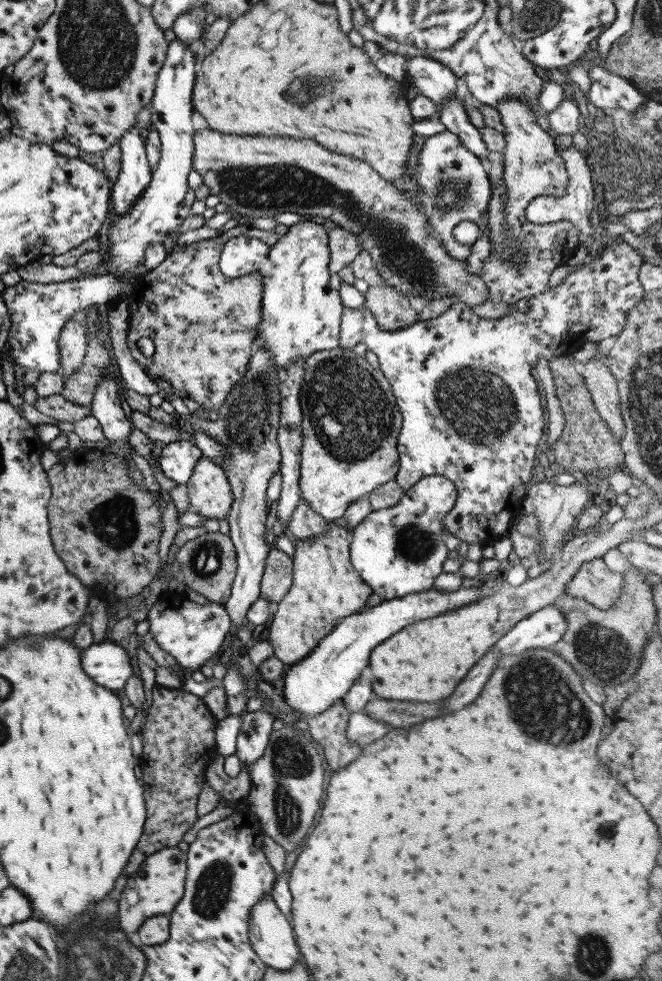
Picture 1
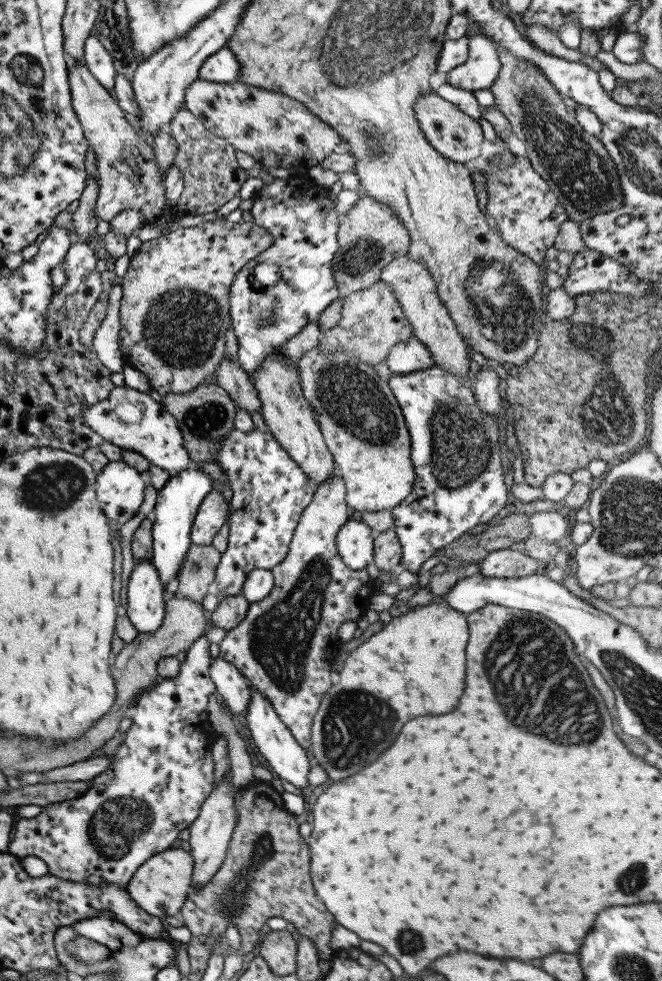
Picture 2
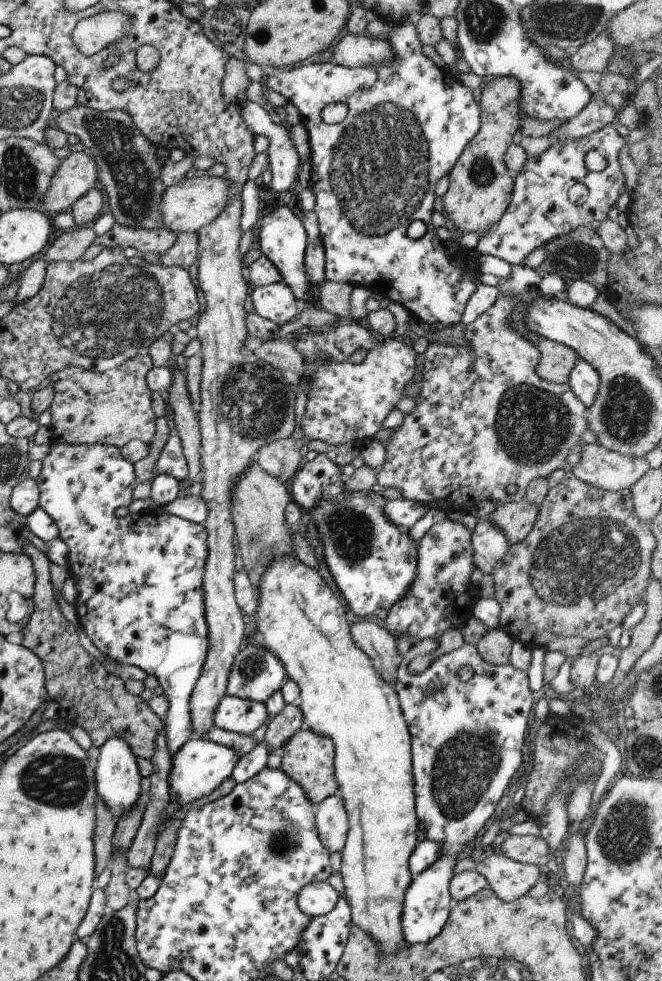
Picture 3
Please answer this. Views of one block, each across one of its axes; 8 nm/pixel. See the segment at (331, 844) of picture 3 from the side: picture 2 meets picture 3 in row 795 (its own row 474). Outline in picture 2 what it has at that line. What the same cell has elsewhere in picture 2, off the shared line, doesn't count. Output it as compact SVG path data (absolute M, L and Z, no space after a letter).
M336 471L333 474L333 478L330 478L322 485L318 485L316 492L314 492L314 500L312 500L309 506L304 509L298 524L296 524L286 558L271 570L274 577L274 586L272 587L270 594L260 602L251 603L245 619L240 622L236 628L232 628L232 630L226 632L226 636L219 644L220 654L218 654L218 657L224 658L224 660L232 663L248 680L248 684L250 684L250 686L253 686L253 688L256 688L261 694L264 694L264 696L270 699L274 711L279 715L278 717L280 717L280 720L284 722L288 729L290 729L290 732L294 735L294 739L305 750L308 750L308 748L311 747L310 738L312 720L314 720L314 717L316 717L316 714L318 713L322 699L324 699L328 690L333 686L331 680L332 673L330 669L334 661L334 657L339 651L338 648L342 644L342 642L338 640L338 628L340 628L344 622L357 622L360 620L360 618L362 618L362 614L370 608L370 597L374 594L374 581L370 578L368 570L353 571L351 568L348 568L341 559L337 549L337 532L350 520L350 518L354 516L347 505L346 495L347 490L344 482Z

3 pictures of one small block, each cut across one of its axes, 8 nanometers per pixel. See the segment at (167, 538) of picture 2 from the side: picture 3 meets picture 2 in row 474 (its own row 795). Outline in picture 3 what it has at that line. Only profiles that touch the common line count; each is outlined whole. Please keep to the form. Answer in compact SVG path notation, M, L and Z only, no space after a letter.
M196 736L186 741L178 753L171 758L171 775L169 785L172 801L184 807L196 799L209 796L216 788L221 788L224 782L233 774L240 757L233 749L219 745L208 739L198 739Z

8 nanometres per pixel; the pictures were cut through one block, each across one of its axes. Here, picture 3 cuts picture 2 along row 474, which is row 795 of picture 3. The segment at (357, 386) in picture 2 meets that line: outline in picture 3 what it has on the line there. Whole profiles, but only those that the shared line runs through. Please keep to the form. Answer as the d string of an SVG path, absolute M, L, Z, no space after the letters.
M274 557L265 566L262 578L260 578L259 582L259 603L254 611L253 618L255 619L255 633L251 637L253 642L277 655L286 671L287 679L292 679L299 686L300 698L298 699L298 707L303 714L304 727L330 737L335 744L334 775L336 783L338 784L337 793L343 799L349 821L346 843L340 853L341 868L339 872L342 873L344 889L346 889L344 890L344 894L346 894L345 900L351 907L352 924L356 924L361 930L370 934L381 947L381 951L385 957L395 955L401 947L401 943L404 941L401 928L402 906L406 890L414 878L409 872L408 860L419 844L419 825L415 812L415 781L413 780L411 736L408 732L404 715L402 714L397 692L392 685L382 680L382 677L374 668L373 662L368 658L368 655L353 641L350 625L348 624L348 620L346 620L346 610L344 610L344 606L340 604L338 596L334 596L334 592L326 585L326 582L316 569L304 564L298 557Z

